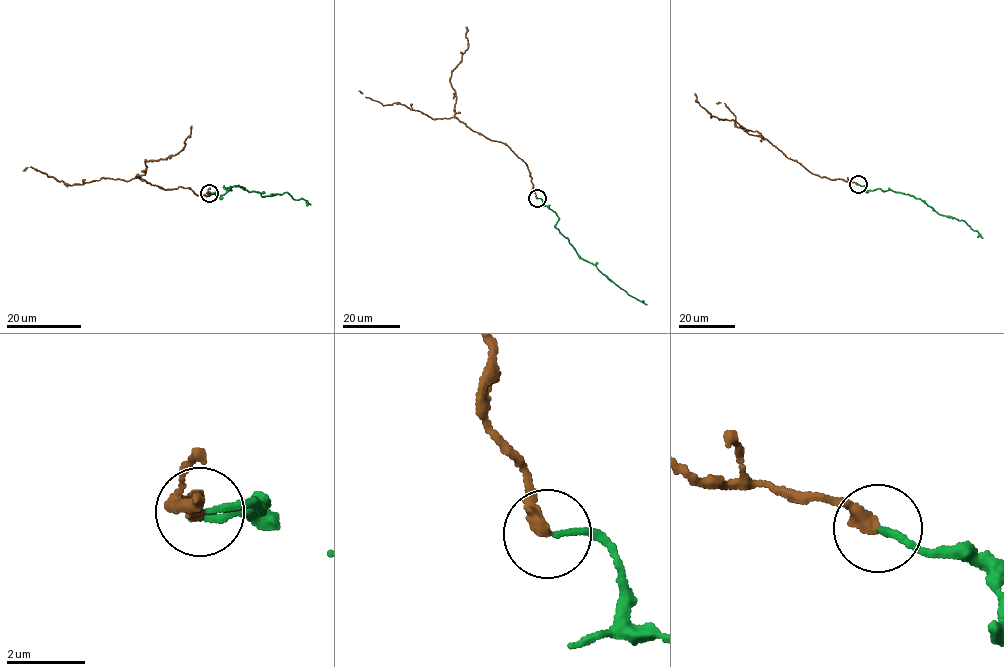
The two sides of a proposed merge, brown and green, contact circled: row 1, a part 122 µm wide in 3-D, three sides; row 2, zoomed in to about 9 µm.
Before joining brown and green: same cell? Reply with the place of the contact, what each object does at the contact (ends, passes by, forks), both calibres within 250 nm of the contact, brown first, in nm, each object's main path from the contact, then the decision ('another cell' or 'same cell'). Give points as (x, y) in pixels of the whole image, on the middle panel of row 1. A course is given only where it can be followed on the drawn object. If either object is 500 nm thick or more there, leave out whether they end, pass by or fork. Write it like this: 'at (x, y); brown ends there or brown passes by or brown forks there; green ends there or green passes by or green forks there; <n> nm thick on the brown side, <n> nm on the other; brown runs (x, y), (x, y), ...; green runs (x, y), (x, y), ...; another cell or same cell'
at (537, 198); brown ends there; green ends there; 360 nm thick on the brown side, 150 nm on the other; brown runs (537, 198), (527, 165), (513, 151), (471, 130), (454, 116), (456, 99), (450, 82), (467, 47), (466, 26); green runs (537, 198), (556, 214), (555, 227), (576, 253), (646, 304); same cell

